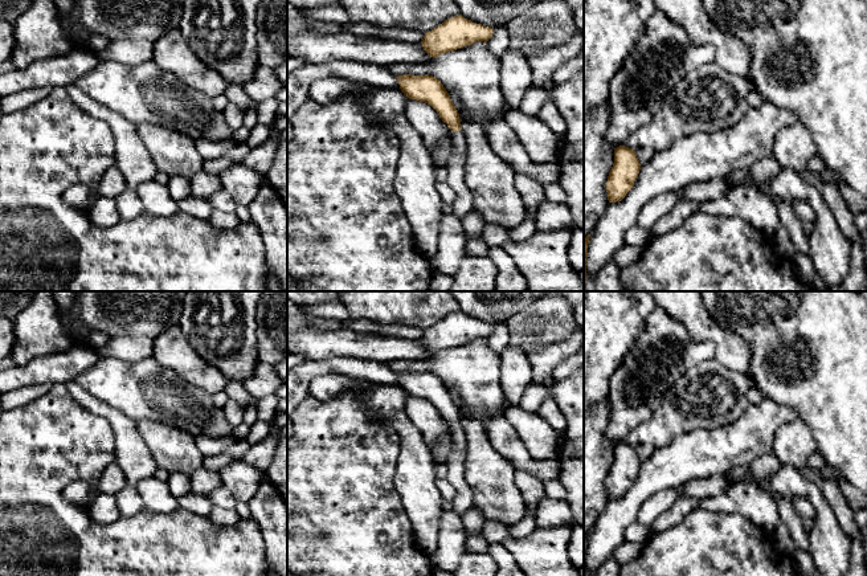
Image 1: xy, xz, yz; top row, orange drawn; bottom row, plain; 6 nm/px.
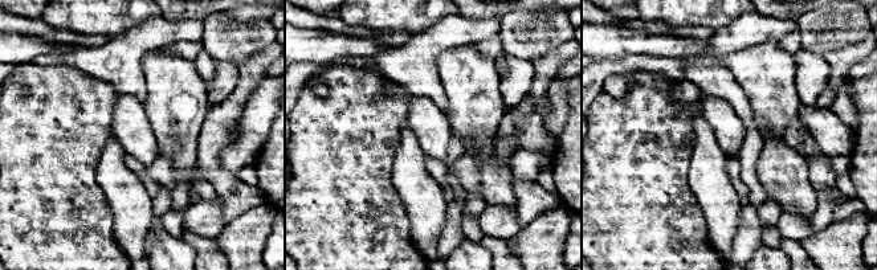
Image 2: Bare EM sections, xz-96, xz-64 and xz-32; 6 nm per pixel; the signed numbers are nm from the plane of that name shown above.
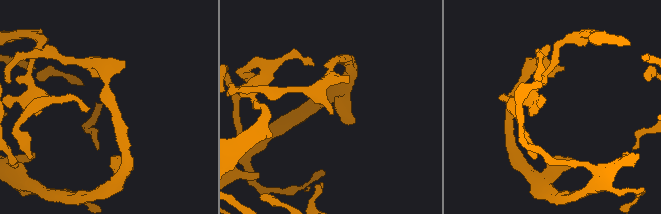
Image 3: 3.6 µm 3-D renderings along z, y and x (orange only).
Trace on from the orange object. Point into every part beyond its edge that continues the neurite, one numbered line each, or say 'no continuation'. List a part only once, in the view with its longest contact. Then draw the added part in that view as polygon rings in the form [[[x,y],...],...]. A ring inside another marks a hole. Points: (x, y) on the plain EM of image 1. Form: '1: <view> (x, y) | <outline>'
1: xz (462, 501) | [[[451,428],[453,452],[447,461],[446,479],[455,489],[453,502],[453,511],[462,515],[473,506],[473,493],[465,479],[465,457],[467,450],[466,434],[461,428]]]

